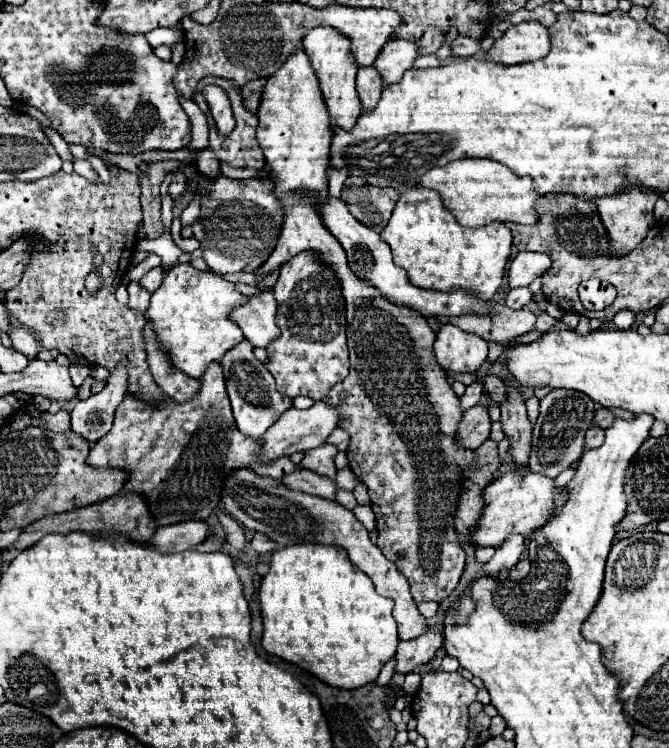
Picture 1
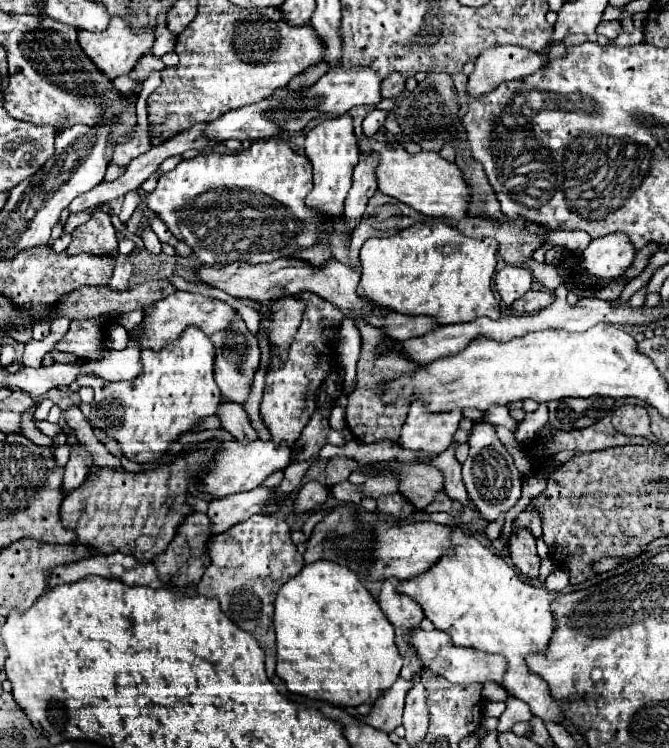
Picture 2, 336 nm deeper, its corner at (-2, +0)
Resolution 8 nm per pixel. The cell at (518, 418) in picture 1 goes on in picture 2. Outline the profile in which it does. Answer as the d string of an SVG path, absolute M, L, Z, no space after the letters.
M517 532L511 536L511 560L517 566L517 570L527 578L527 580L537 580L539 578L539 566L541 558L537 556L535 550L535 538L531 532Z

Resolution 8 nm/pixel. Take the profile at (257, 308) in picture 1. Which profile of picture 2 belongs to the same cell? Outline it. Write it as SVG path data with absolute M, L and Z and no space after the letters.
M177 292L177 294L169 296L169 298L153 304L151 312L143 316L143 322L129 332L129 338L139 338L139 348L141 350L159 352L161 348L165 348L165 344L175 342L183 334L183 330L187 326L197 326L207 336L211 336L213 332L225 330L233 322L235 314L237 312L229 304L225 304L225 302L219 302L219 300L213 300L213 298L205 298L201 294Z

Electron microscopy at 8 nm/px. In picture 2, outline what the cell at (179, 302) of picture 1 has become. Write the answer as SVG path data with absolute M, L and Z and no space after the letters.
M189 326L181 338L173 344L167 344L161 352L143 352L143 374L137 380L117 382L117 384L103 384L97 378L81 378L83 386L91 386L95 390L95 400L91 402L91 426L103 430L109 438L119 442L121 454L139 464L161 464L163 456L169 452L167 442L177 442L185 432L191 432L197 422L217 412L223 396L213 378L213 344L211 340L199 330Z

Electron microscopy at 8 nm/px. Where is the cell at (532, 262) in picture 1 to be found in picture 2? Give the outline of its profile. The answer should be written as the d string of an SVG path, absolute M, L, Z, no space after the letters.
M507 264L503 270L495 274L495 288L507 306L511 306L523 294L527 294L531 288L531 282L533 282L533 276L523 266Z

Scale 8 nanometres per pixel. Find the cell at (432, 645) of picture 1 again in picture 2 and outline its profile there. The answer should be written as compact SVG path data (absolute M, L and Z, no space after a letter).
M401 680L391 686L371 708L371 712L363 718L365 724L381 730L381 732L393 732L401 724L403 716L403 704L405 704L405 694L411 690L413 682L411 680Z

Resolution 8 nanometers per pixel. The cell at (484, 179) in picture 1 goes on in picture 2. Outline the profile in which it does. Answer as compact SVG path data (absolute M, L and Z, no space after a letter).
M377 132L371 138L363 136L359 142L359 150L361 150L361 154L377 152L375 172L377 172L377 190L381 194L397 198L403 204L415 208L417 212L421 212L425 216L433 216L433 218L447 216L453 222L467 216L465 208L469 204L469 194L465 188L465 180L461 180L461 170L457 170L457 164L443 160L437 152L409 154L403 150L403 146L389 140L385 132Z

